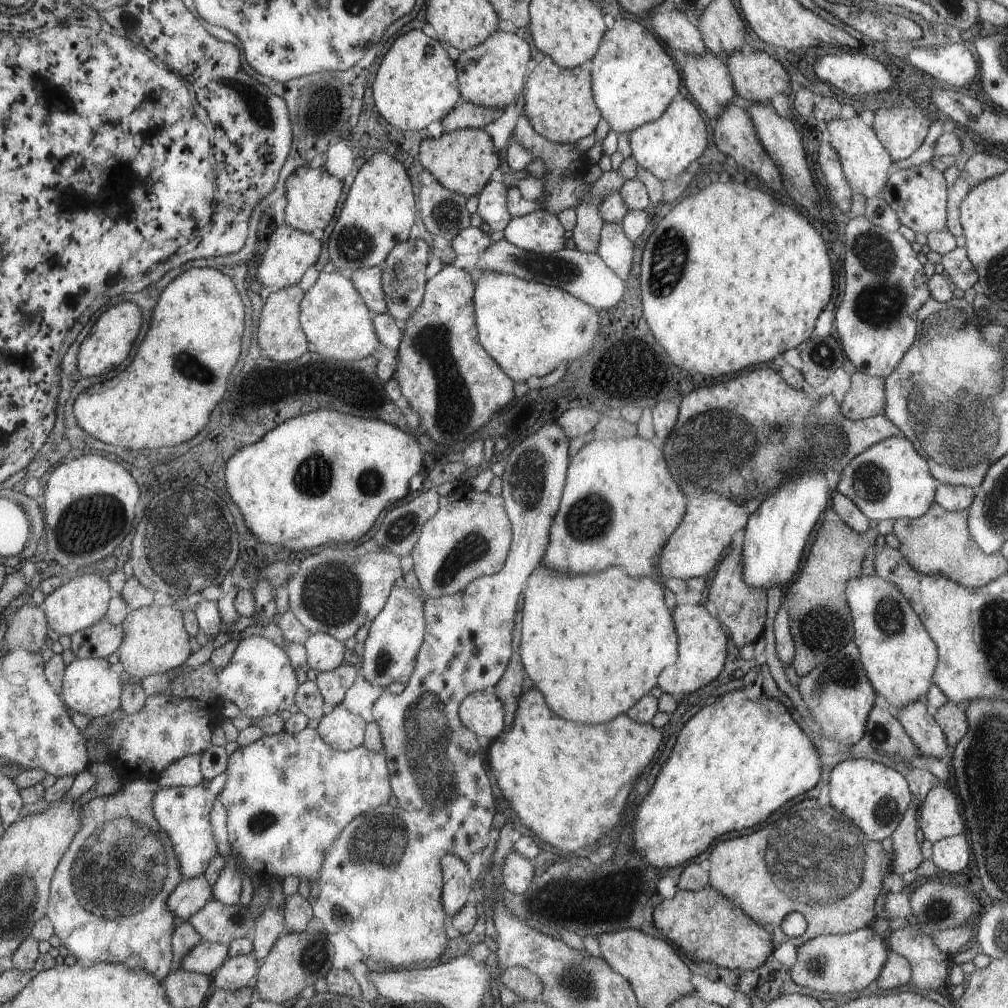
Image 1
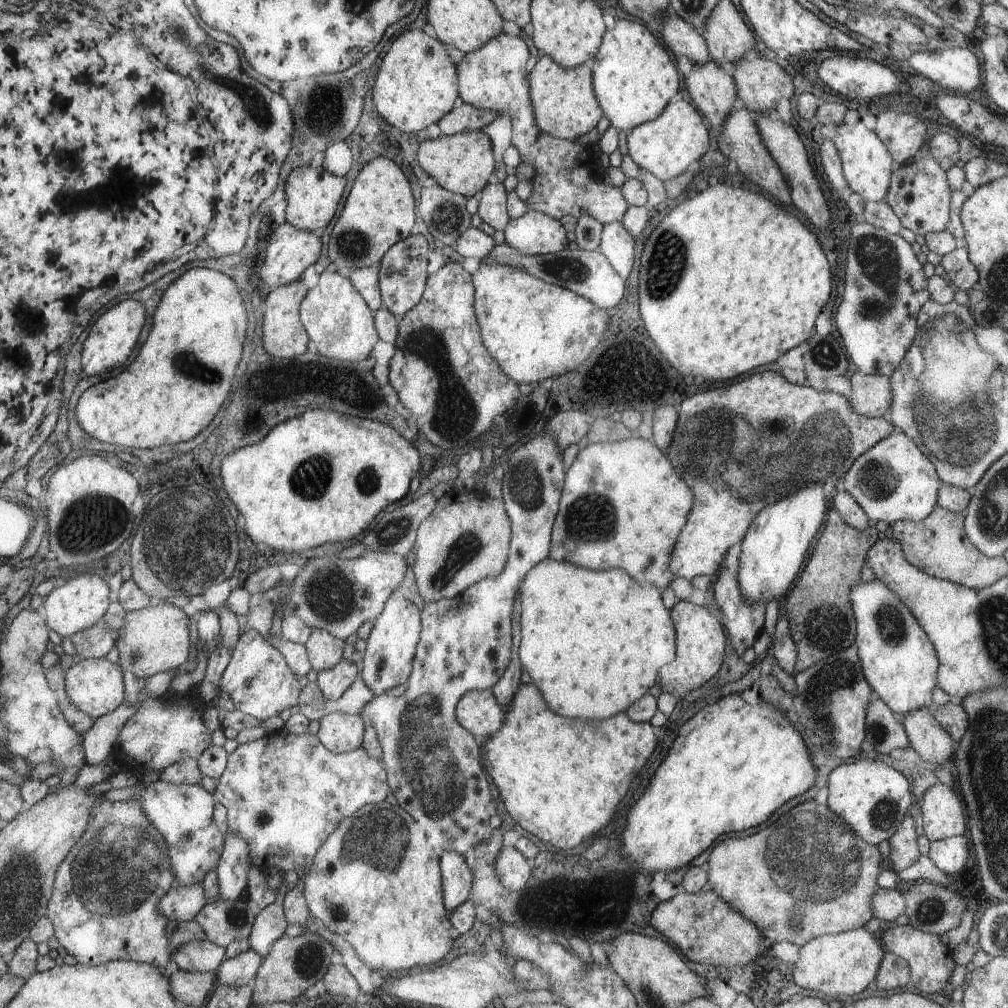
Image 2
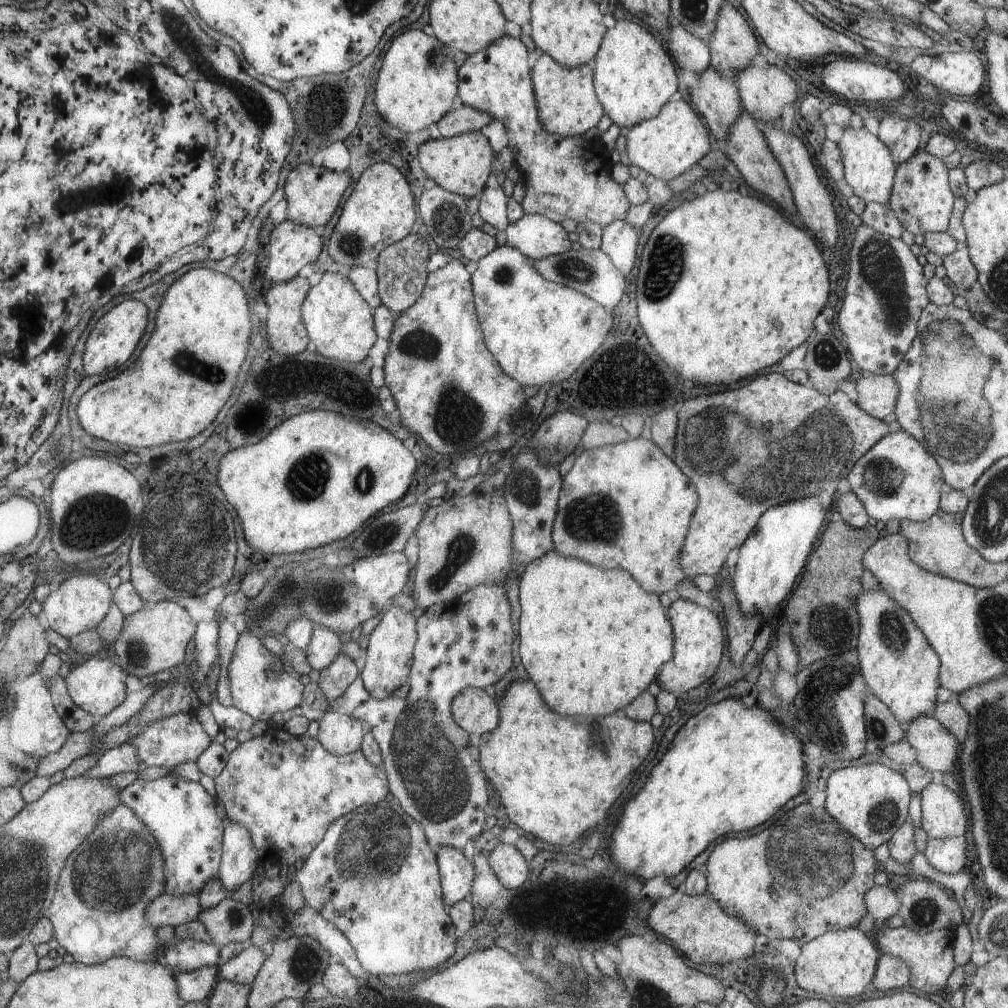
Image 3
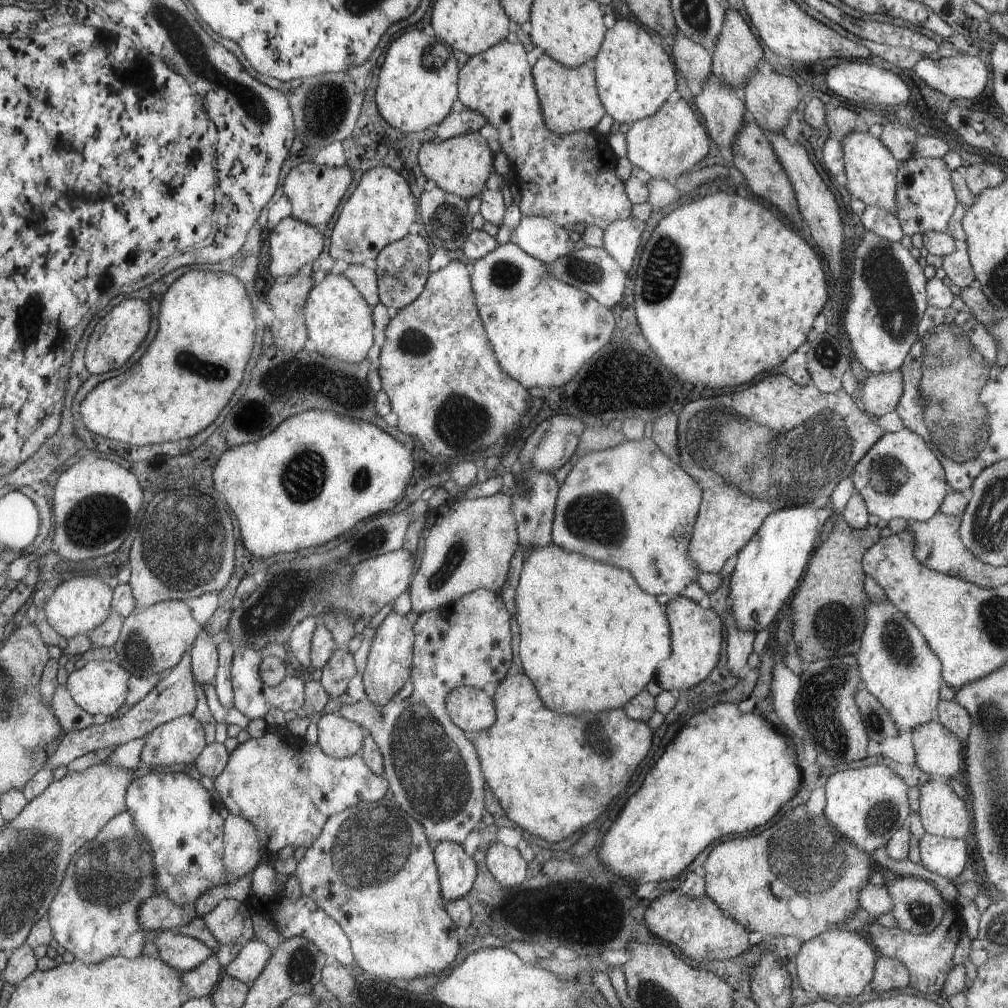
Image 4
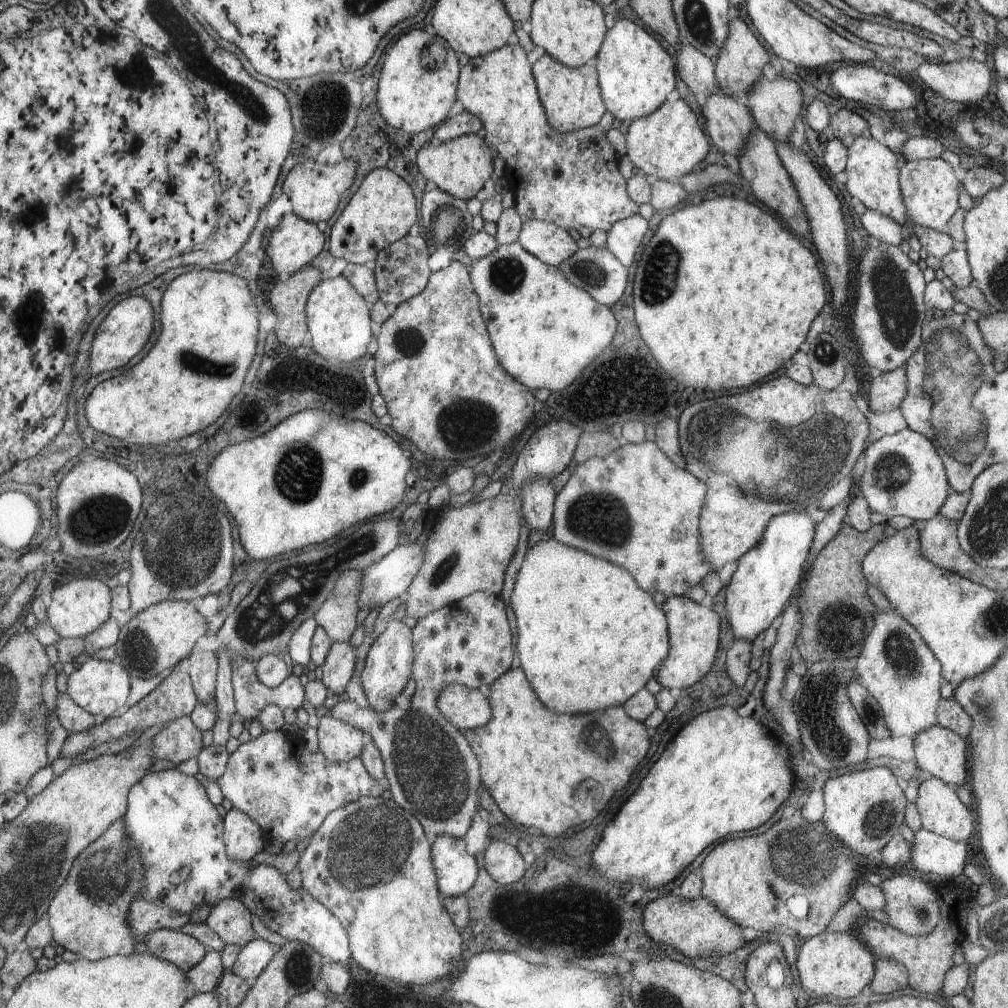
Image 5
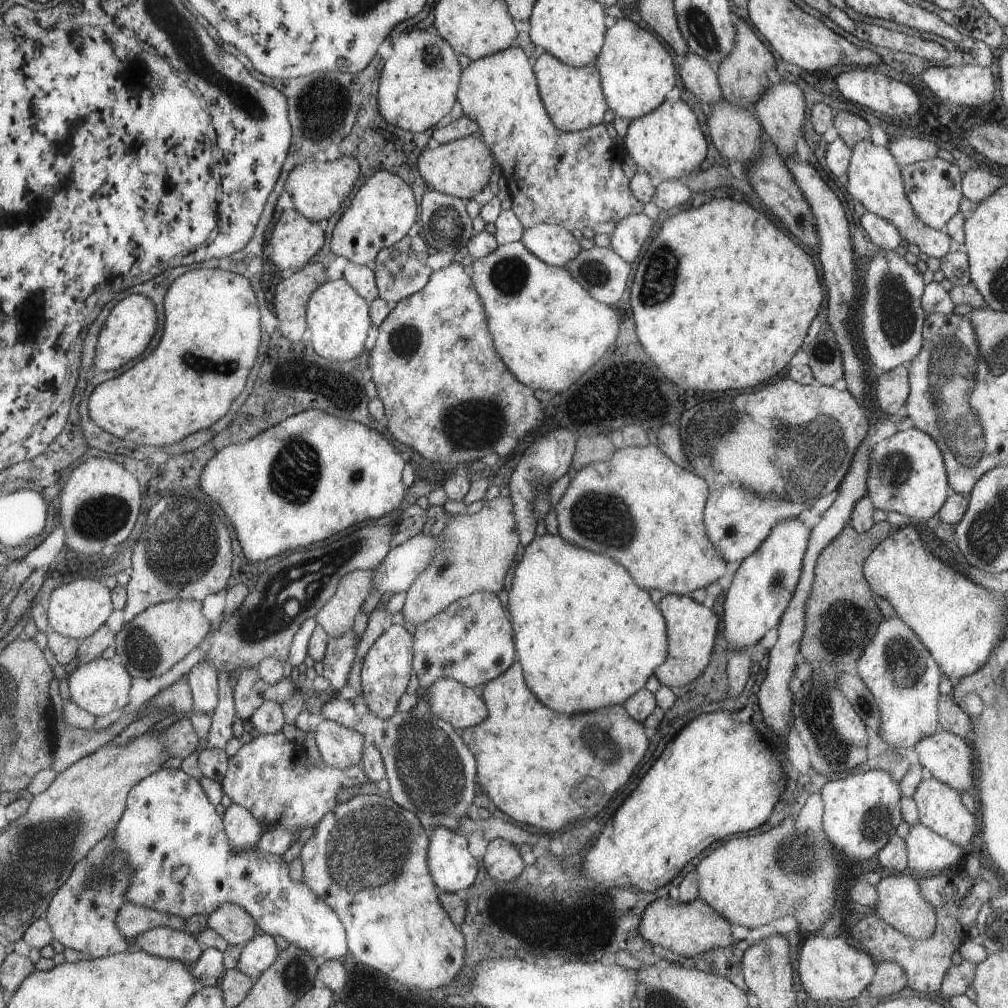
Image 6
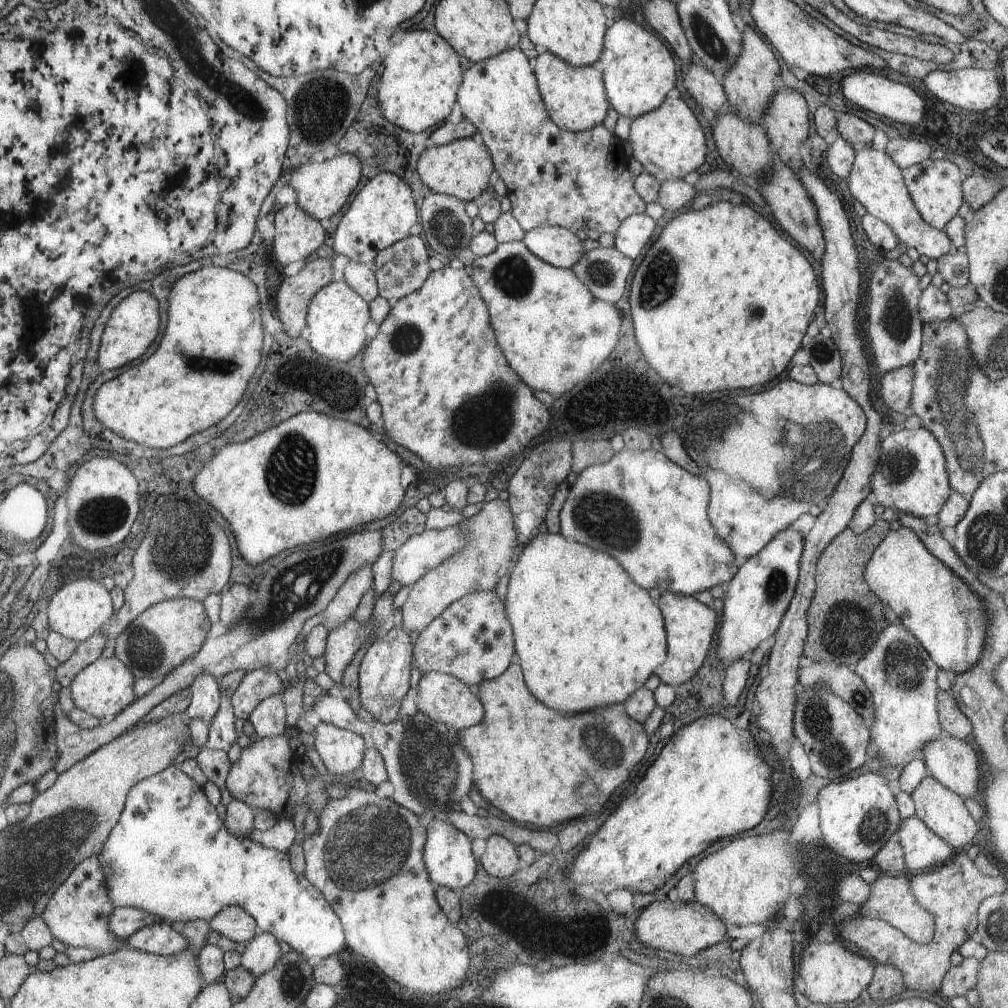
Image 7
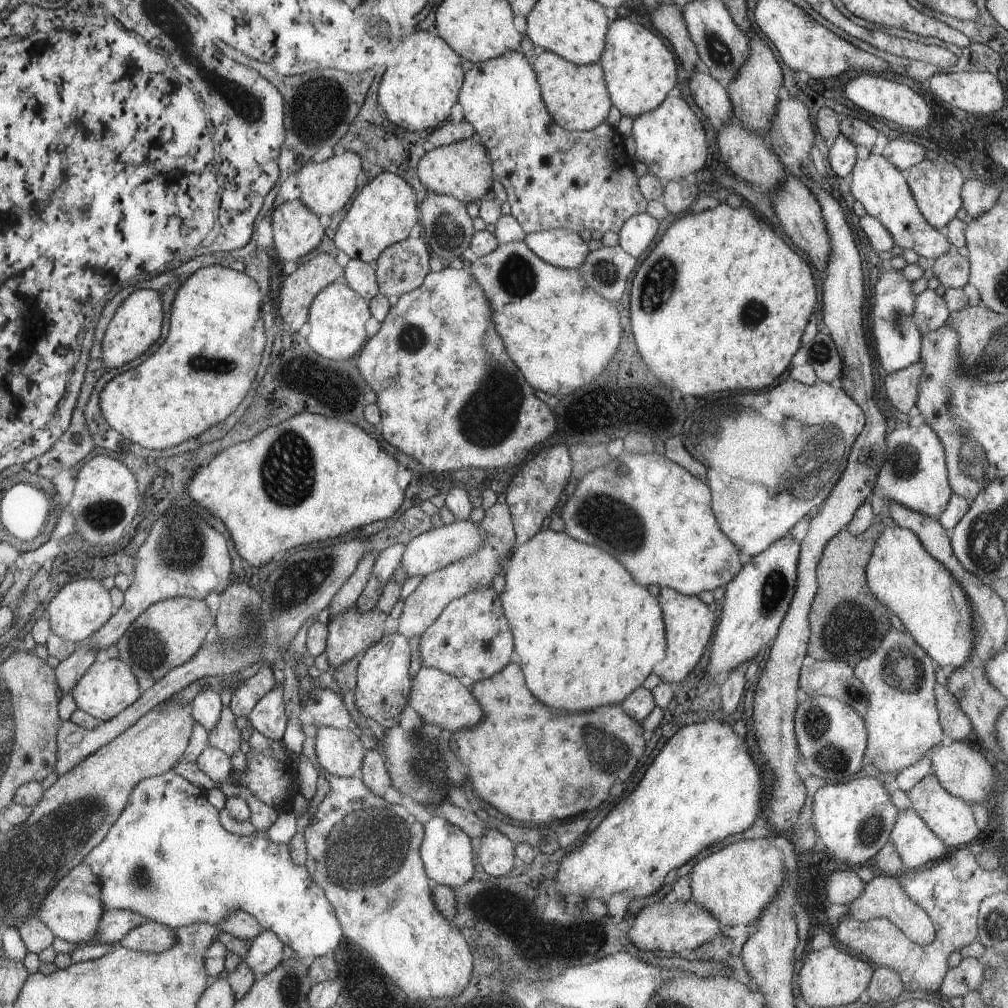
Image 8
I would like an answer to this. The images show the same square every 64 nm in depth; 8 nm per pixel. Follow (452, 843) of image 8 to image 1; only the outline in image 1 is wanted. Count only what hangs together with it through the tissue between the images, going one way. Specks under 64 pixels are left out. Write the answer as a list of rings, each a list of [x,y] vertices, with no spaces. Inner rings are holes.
[[[449,854],[441,858],[441,866],[445,871],[445,911],[447,915],[454,917],[466,905],[468,894],[472,890],[472,876],[457,855]]]

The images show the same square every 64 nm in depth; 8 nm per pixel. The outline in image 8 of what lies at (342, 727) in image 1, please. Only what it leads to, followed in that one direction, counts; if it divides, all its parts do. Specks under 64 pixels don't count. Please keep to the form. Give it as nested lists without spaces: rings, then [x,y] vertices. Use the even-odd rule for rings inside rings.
[[[317,726],[316,758],[320,767],[338,777],[355,777],[364,765],[364,744],[354,731]]]

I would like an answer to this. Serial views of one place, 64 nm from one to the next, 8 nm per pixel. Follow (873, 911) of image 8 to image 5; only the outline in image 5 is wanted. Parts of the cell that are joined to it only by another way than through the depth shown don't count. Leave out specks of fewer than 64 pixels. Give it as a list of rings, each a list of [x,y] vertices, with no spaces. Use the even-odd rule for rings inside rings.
[[[898,874],[884,880],[880,886],[885,897],[883,911],[886,913],[890,925],[896,927],[903,934],[912,936],[927,936],[933,933],[940,924],[941,912],[939,894],[933,891],[928,878],[920,875]]]

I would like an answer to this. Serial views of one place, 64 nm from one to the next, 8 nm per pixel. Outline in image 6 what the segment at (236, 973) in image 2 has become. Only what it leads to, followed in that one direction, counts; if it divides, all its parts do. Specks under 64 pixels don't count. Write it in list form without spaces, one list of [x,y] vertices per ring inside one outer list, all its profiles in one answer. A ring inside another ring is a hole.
[[[271,935],[256,936],[251,942],[241,946],[236,969],[250,976],[252,984],[261,978],[280,956],[280,950]]]

